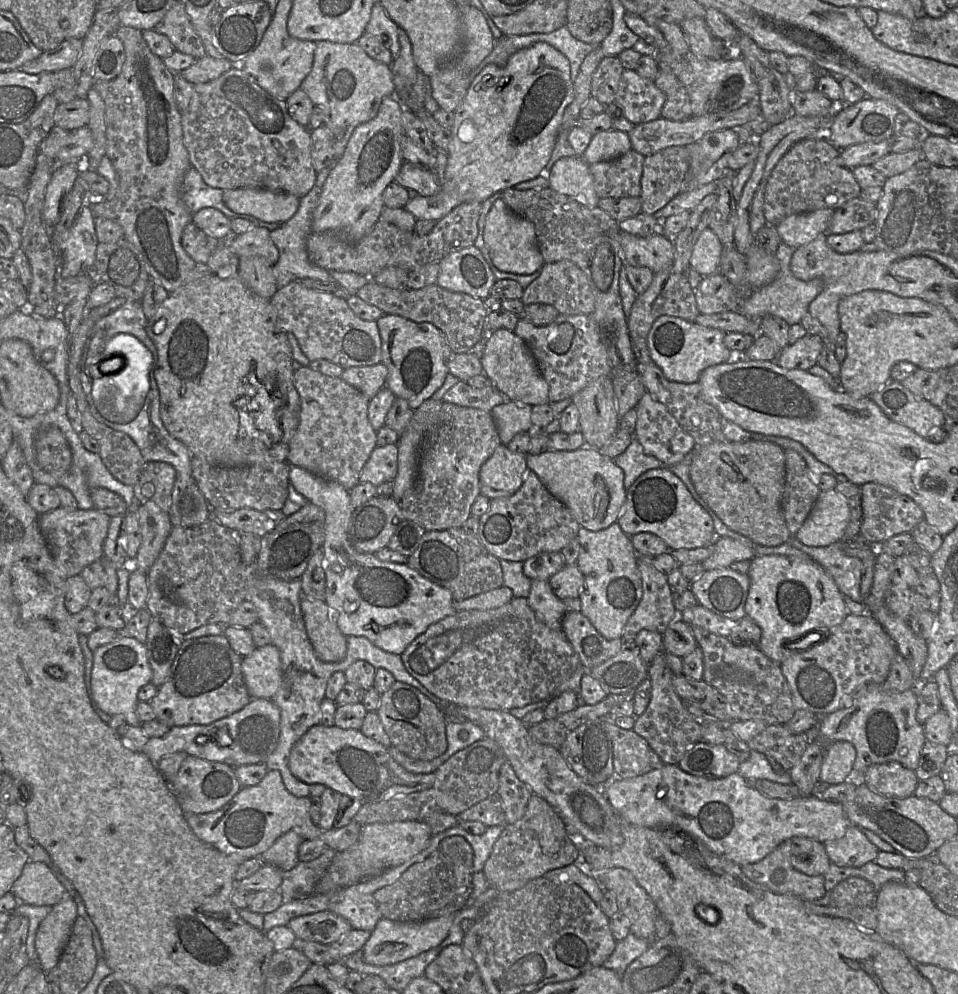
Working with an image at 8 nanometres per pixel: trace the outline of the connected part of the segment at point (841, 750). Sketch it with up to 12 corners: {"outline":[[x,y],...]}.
{"outline":[[852,743],[826,746],[820,778],[842,783],[853,775]]}

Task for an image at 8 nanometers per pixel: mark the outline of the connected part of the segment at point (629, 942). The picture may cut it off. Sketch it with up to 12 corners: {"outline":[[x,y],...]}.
{"outline":[[630,933],[616,941],[602,964],[621,976],[649,949],[647,939]]}

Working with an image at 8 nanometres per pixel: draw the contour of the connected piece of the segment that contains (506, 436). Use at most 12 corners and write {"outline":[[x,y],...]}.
{"outline":[[508,400],[492,417],[502,444],[536,430],[532,406]]}

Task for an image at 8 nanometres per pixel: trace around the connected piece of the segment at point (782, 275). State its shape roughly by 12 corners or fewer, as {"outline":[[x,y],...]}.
{"outline":[[794,248],[774,254],[780,271],[772,283],[753,292],[740,314],[765,315],[800,324],[822,292],[820,278],[802,281],[790,263]]}

